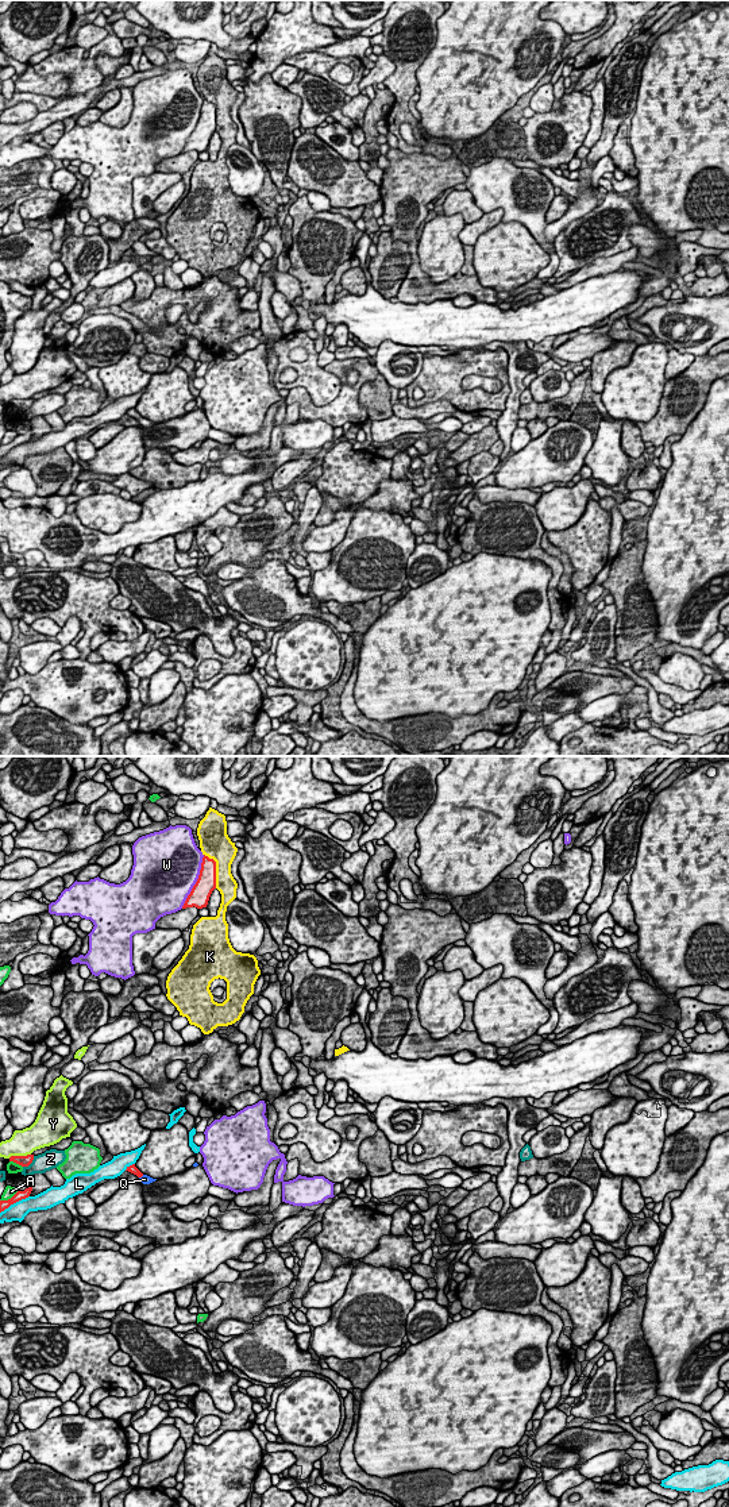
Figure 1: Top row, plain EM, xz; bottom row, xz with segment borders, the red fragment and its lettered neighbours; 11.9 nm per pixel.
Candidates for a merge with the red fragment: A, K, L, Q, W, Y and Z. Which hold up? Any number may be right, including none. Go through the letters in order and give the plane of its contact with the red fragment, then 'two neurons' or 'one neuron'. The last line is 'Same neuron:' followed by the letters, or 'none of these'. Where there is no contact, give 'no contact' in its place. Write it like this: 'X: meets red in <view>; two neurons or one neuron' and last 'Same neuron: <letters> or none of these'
A: meets red in xz; two neurons
K: meets red in xz; two neurons
L: meets red in xz; two neurons
Q: meets red in xz; one neuron
W: meets red in xz; two neurons
Y: meets red in xz; two neurons
Z: meets red in xz; two neurons
Same neuron: Q

